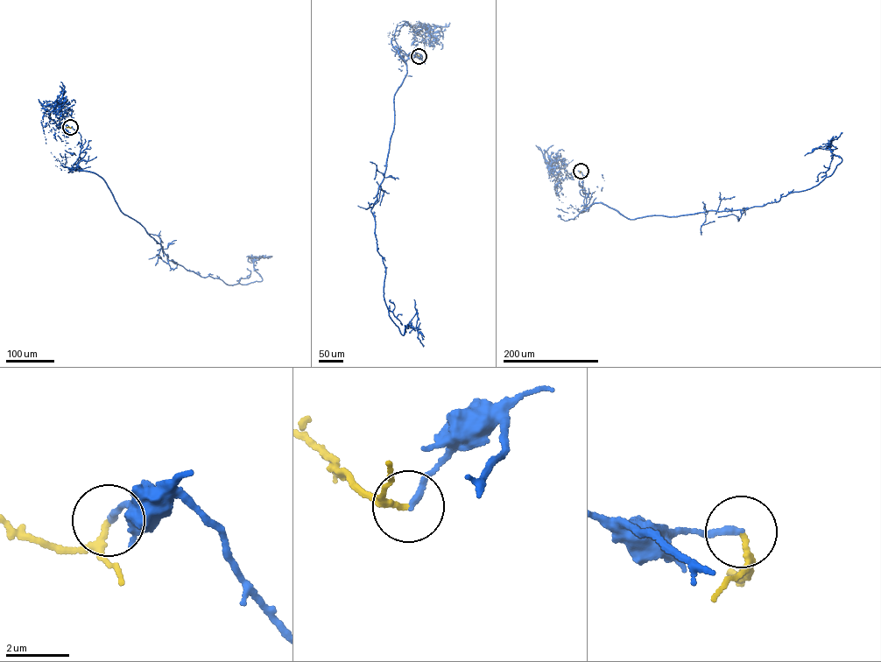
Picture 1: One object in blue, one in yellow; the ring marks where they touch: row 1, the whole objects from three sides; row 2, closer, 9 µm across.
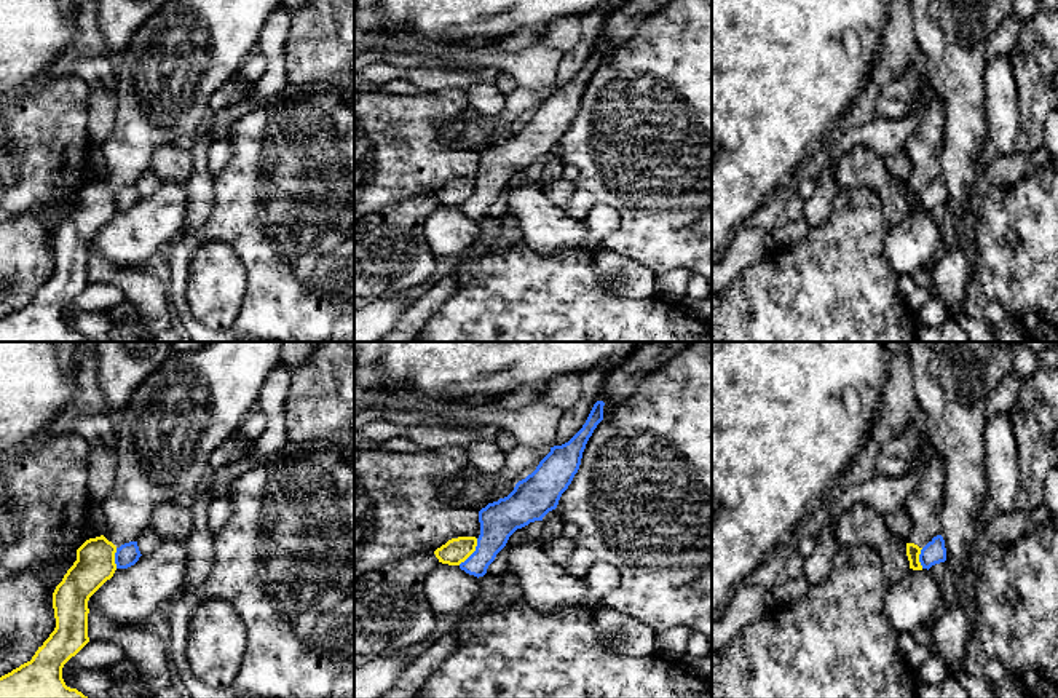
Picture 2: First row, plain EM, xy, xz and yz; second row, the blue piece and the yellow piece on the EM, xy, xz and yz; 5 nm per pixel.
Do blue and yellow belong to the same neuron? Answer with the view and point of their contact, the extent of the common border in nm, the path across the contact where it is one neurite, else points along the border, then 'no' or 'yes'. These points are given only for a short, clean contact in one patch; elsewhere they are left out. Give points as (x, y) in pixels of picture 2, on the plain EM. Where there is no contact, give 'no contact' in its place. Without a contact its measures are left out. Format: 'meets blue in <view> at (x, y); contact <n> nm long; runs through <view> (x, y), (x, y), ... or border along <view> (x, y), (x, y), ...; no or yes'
meets blue in xz at (473, 195); contact 170 nm long; border along xz (477, 181), (476, 190), (458, 206); no

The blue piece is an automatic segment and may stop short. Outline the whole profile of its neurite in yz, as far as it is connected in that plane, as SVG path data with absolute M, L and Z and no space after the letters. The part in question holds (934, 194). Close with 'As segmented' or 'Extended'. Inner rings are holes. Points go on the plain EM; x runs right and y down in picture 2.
M942 177L934 179L919 196L919 204L922 211L930 211L935 206L946 203L946 190Z. As segmented

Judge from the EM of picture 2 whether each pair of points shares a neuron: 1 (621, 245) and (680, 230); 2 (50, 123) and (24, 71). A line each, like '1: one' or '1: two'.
1: one
2: two

